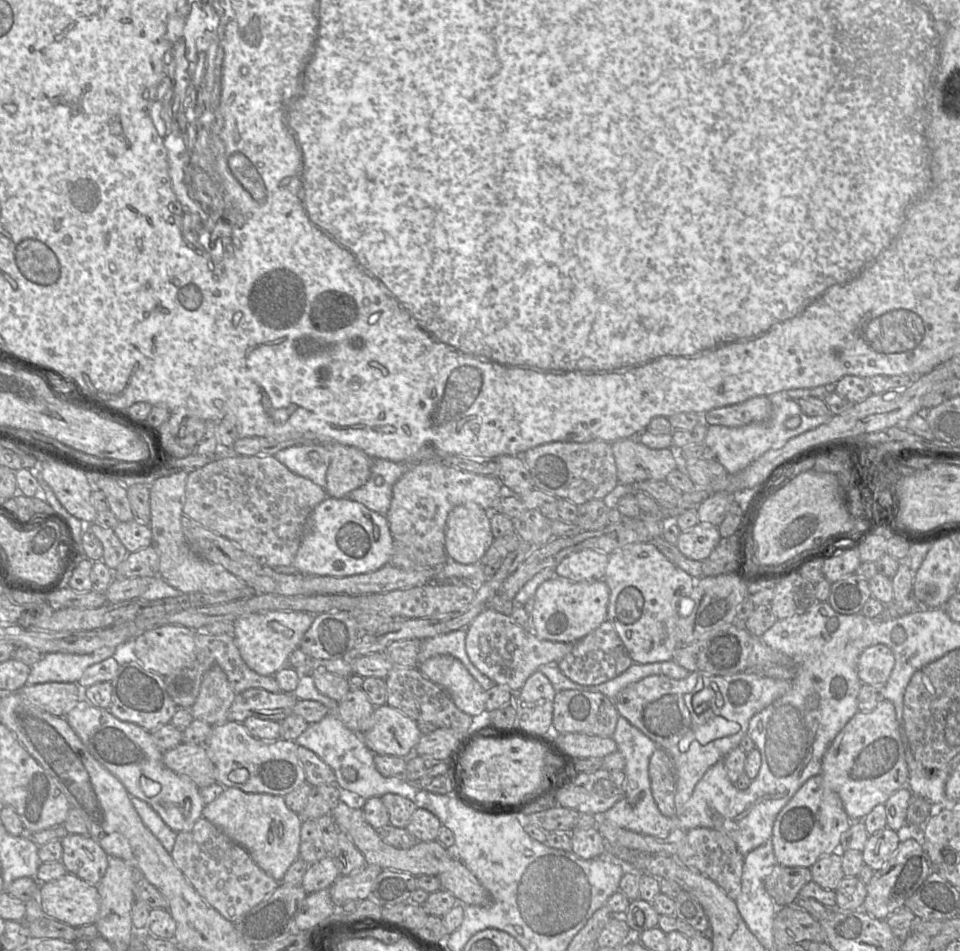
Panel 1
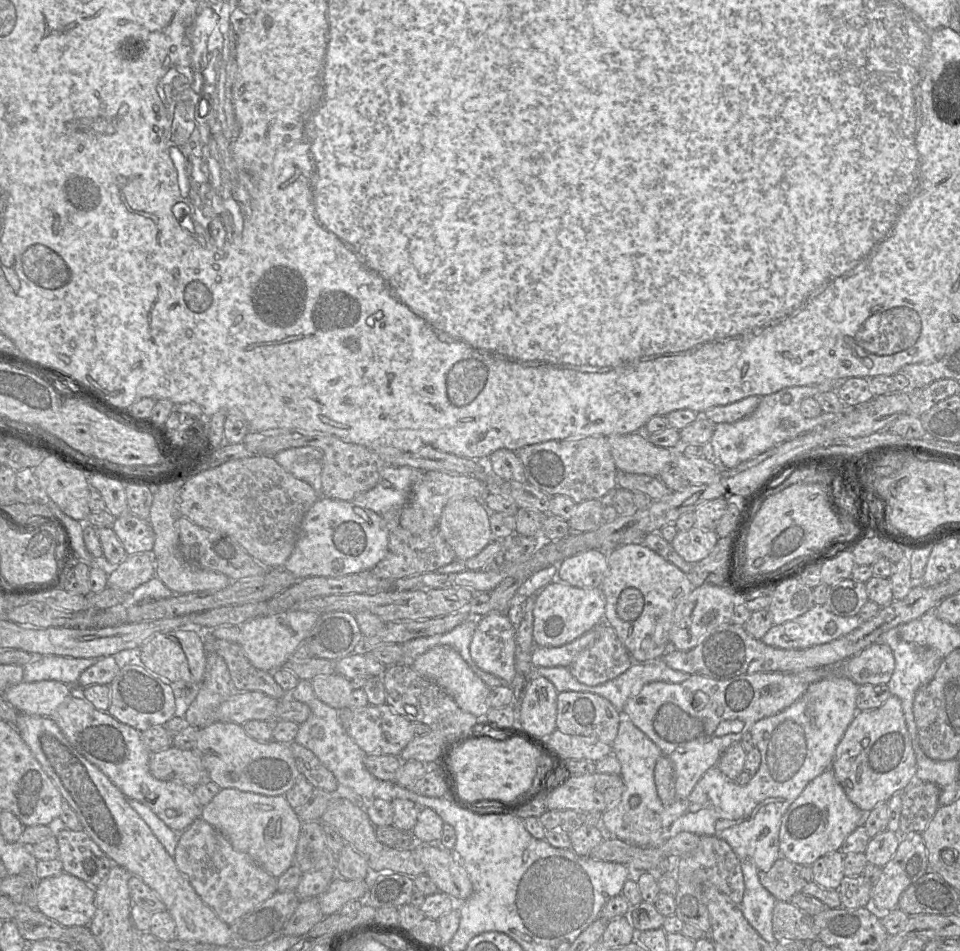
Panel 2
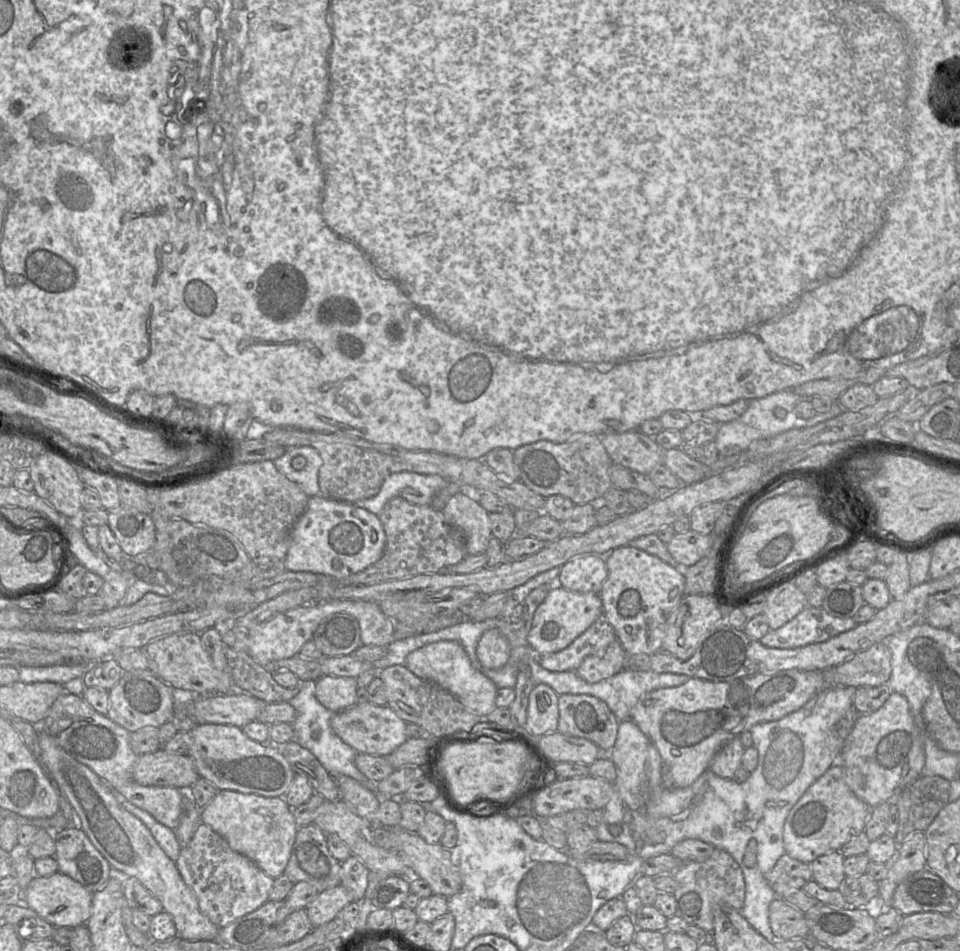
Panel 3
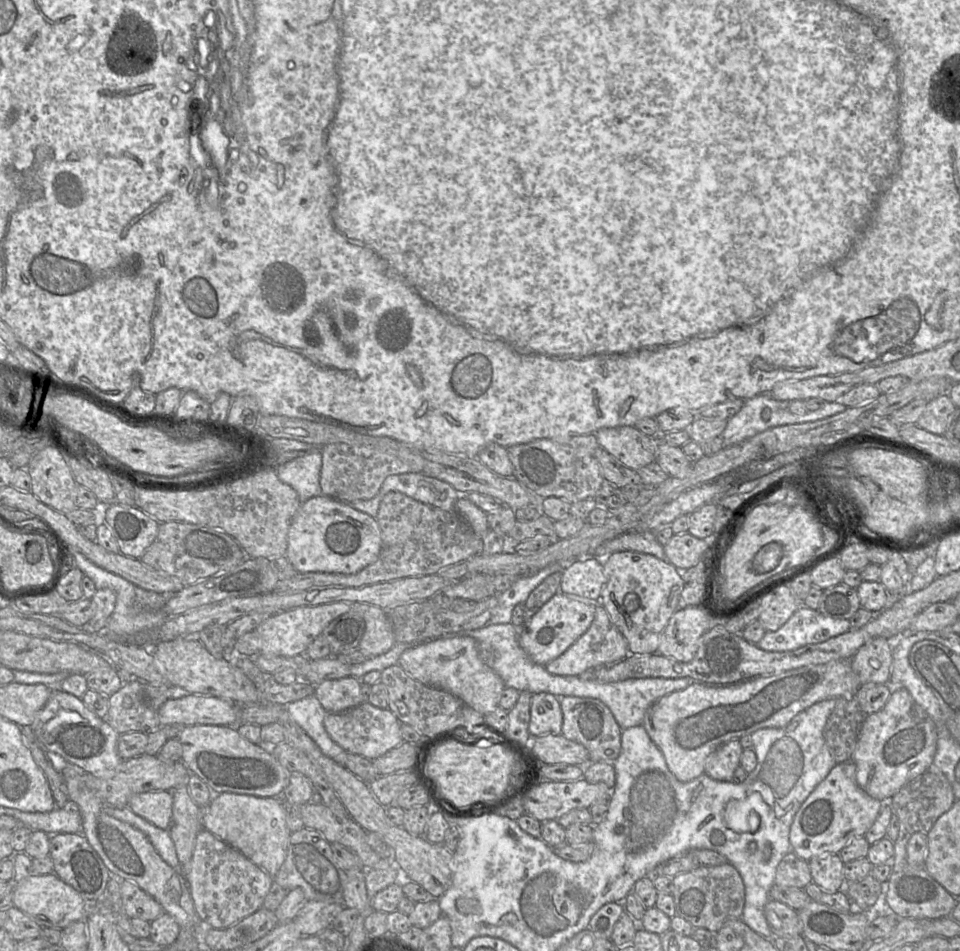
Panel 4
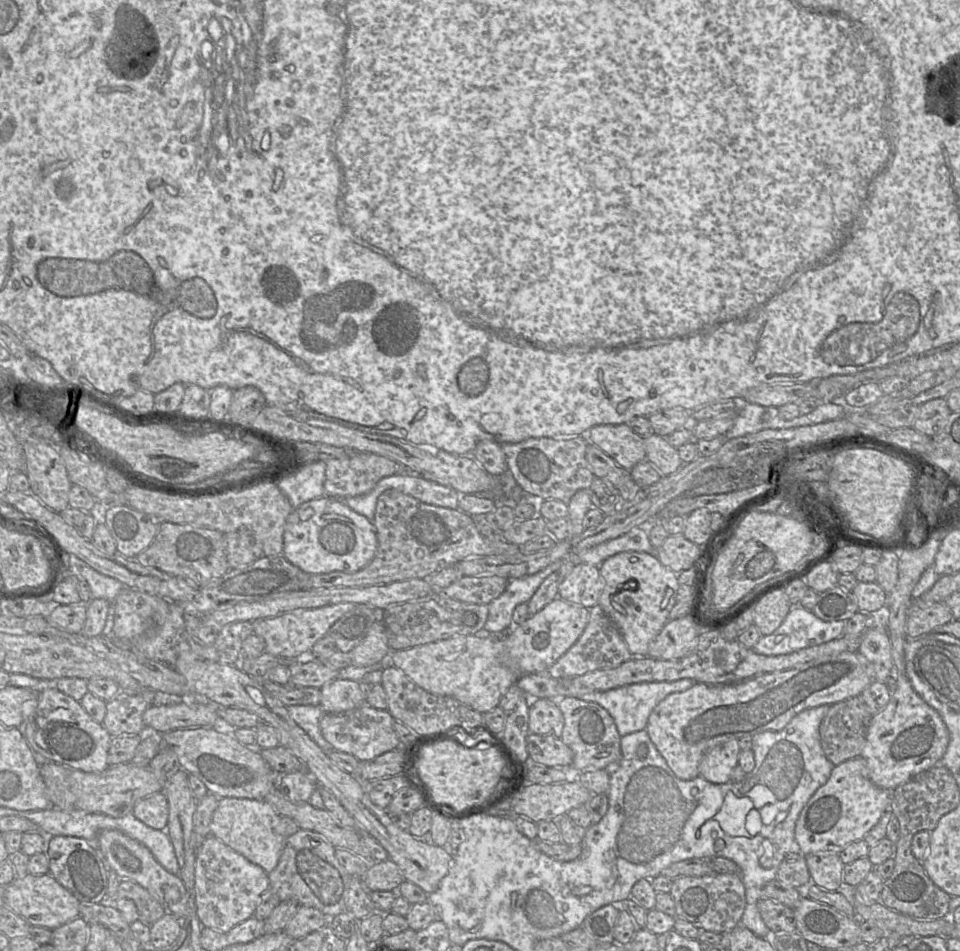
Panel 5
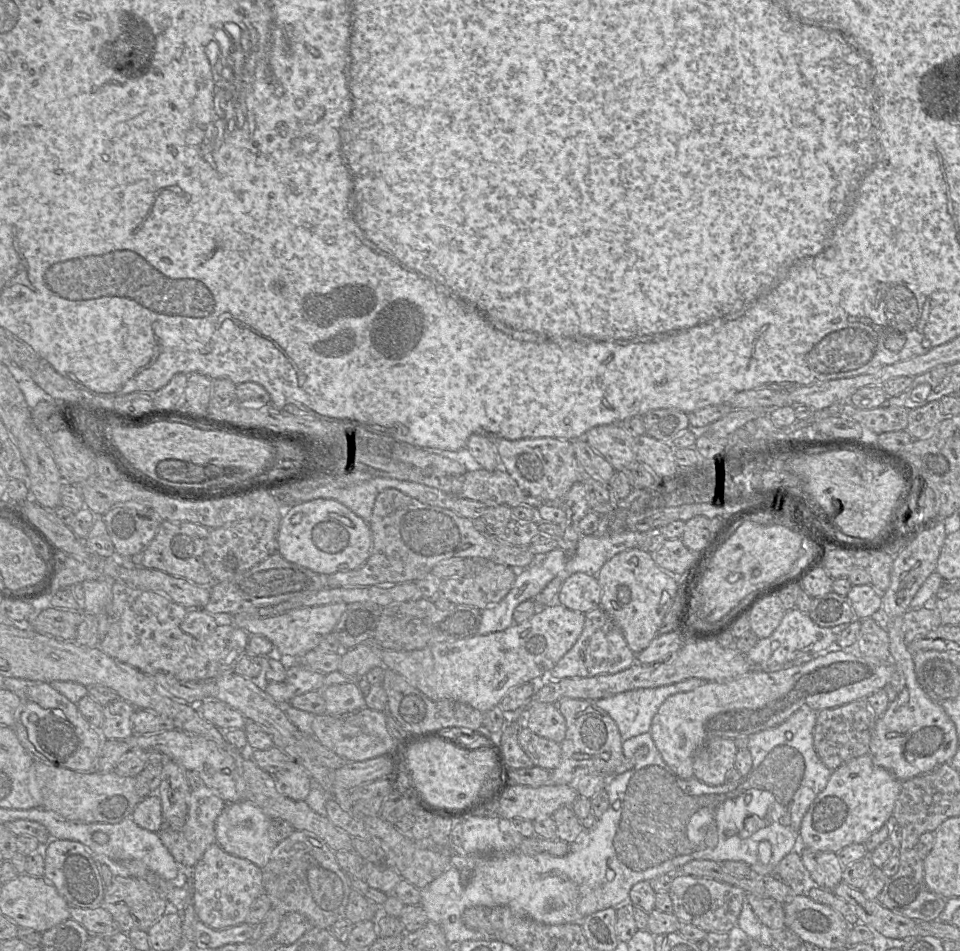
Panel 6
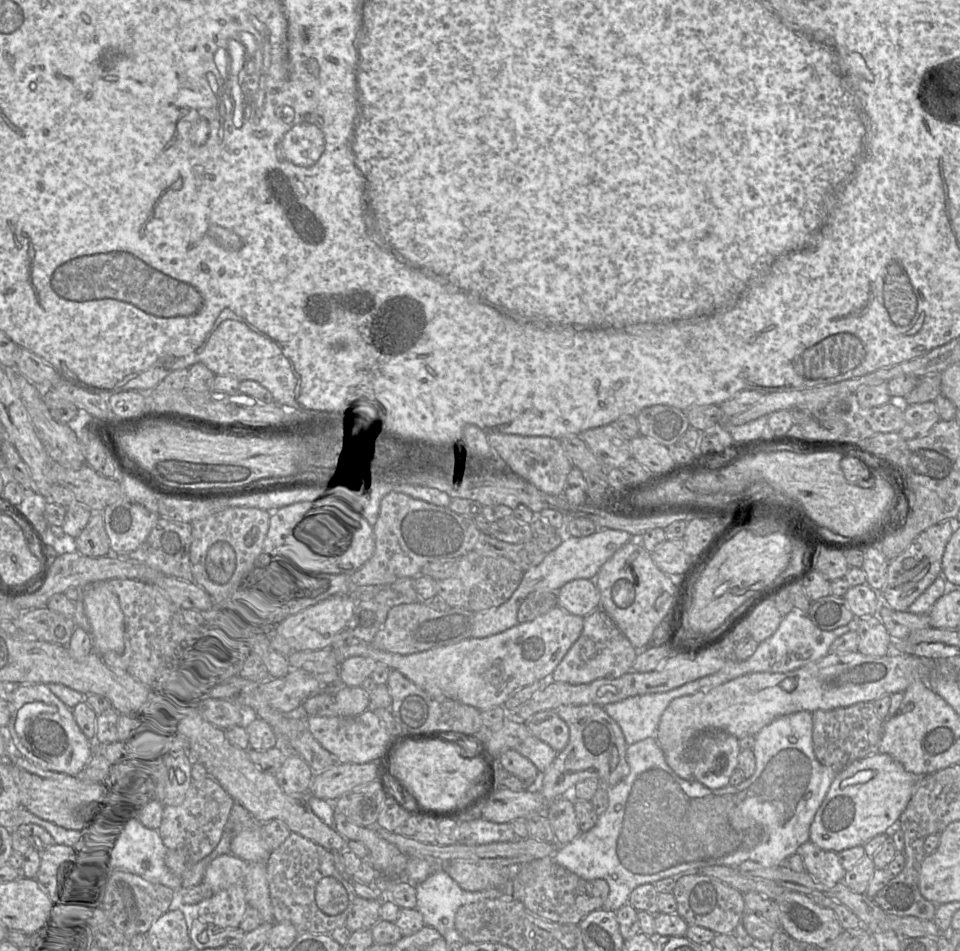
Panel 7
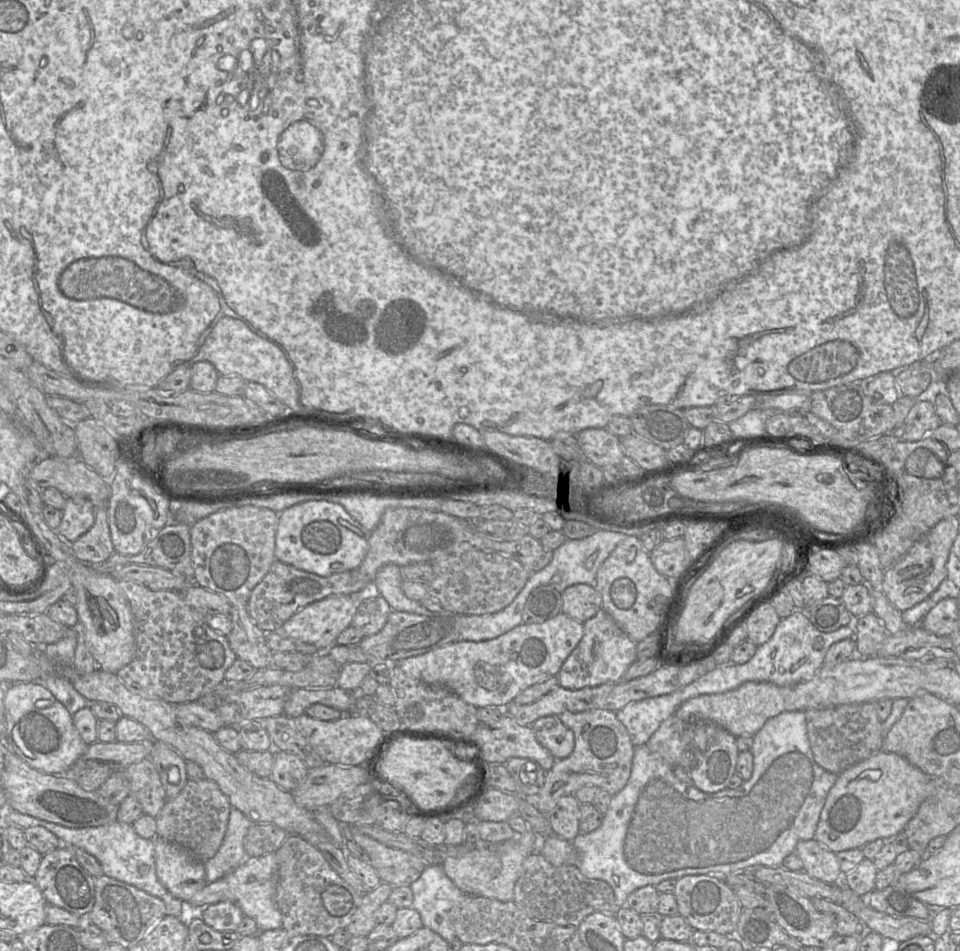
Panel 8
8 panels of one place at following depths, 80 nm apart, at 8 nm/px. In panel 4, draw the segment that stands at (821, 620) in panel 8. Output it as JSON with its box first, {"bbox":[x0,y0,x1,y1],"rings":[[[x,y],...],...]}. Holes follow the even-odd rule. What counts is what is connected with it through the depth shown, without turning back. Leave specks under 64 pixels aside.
{"bbox":[817,583,860,619],"rings":[[[839,583],[823,590],[817,610],[827,617],[850,619],[860,607],[857,588]]]}

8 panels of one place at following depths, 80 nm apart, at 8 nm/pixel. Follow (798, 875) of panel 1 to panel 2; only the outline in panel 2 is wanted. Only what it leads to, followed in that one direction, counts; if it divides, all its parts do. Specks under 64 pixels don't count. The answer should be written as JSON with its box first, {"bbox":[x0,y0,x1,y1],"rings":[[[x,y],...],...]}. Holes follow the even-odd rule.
{"bbox":[760,857,813,902],"rings":[[[779,857],[767,872],[760,872],[761,884],[777,901],[789,902],[791,898],[813,881],[812,868]]]}

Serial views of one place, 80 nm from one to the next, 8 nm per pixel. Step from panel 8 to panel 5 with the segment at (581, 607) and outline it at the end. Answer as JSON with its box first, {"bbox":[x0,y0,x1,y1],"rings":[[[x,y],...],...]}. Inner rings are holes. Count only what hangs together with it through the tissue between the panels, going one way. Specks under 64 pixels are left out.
{"bbox":[558,562,603,609],"rings":[[[577,562],[560,584],[558,597],[591,609],[599,603],[603,589],[599,566]]]}

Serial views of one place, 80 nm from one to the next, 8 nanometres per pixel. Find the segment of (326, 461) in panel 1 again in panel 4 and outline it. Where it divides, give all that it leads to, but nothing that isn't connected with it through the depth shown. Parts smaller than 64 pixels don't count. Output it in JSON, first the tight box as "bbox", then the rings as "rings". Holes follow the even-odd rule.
{"bbox":[275,449,322,503],"rings":[[[317,449],[277,466],[275,471],[280,481],[291,486],[303,503],[322,495],[319,483],[321,466],[322,456]]]}

